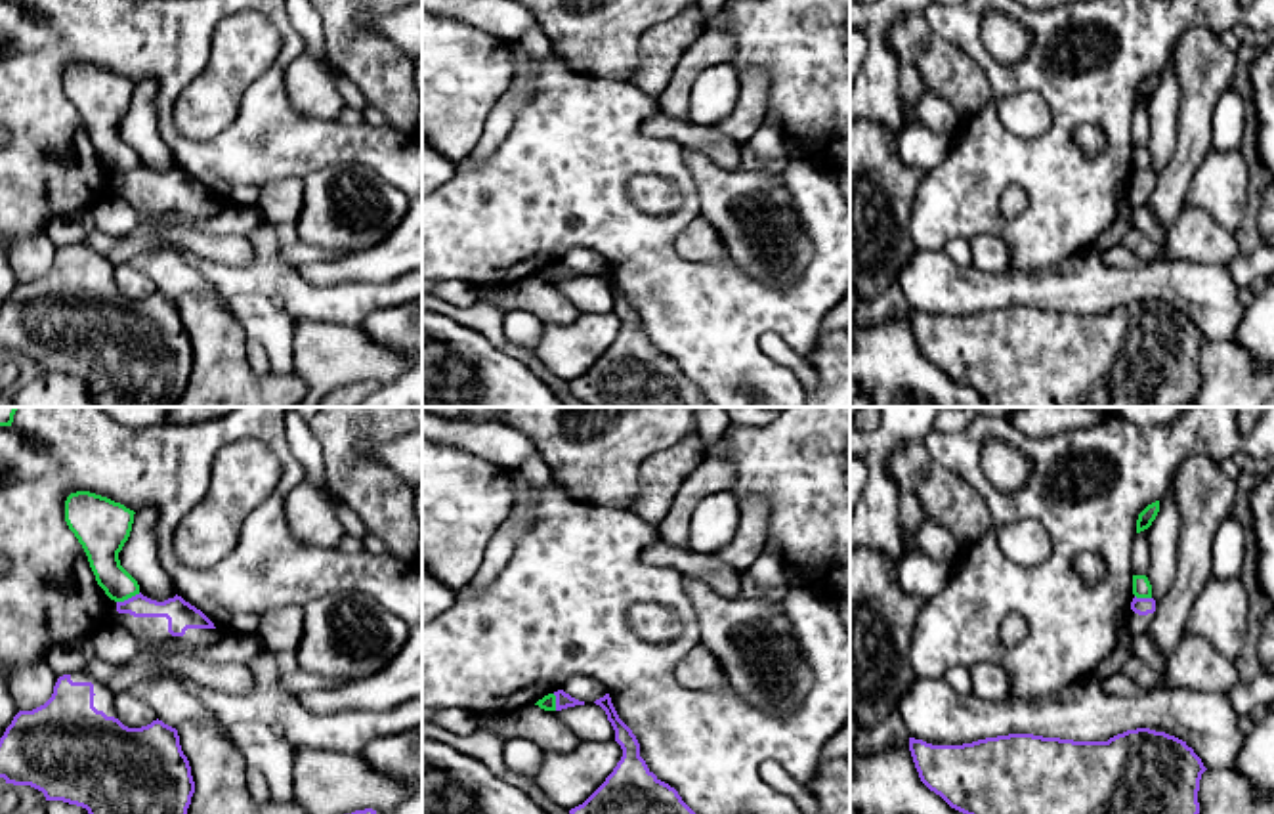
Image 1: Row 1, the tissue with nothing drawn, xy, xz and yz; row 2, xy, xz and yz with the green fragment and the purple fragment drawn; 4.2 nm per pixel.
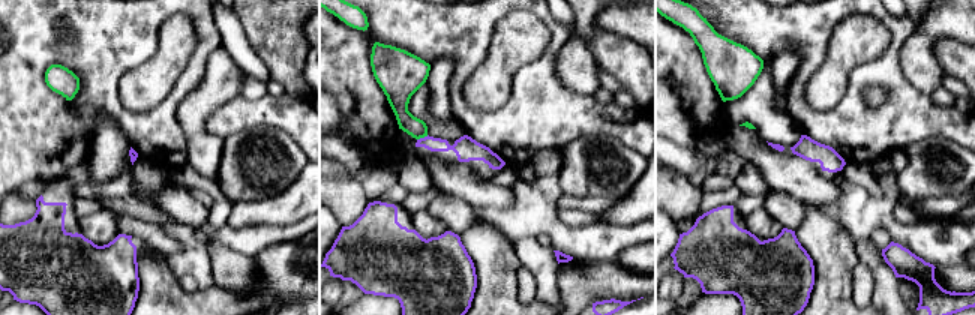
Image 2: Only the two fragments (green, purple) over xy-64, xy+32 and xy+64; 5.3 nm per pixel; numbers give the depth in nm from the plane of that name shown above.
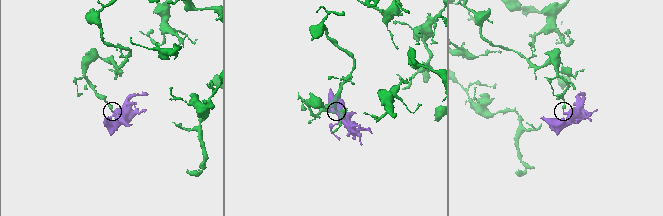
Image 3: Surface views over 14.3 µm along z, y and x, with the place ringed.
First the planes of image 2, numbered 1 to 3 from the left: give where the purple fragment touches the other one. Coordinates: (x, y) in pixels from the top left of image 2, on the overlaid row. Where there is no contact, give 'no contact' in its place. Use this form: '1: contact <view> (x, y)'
1: no contact
2: contact xy+32 (422, 137)
3: no contact

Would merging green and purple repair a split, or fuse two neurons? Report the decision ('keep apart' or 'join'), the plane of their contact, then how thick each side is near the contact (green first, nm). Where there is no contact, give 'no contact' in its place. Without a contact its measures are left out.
keep apart; contact in xy; calibres 160 and 120 nm

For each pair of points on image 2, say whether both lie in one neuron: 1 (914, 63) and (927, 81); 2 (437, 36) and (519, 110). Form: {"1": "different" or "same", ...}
{"1": "same", "2": "same"}

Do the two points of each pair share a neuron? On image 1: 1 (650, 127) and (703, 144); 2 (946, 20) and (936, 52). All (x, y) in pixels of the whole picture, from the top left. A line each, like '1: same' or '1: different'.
1: same
2: different

